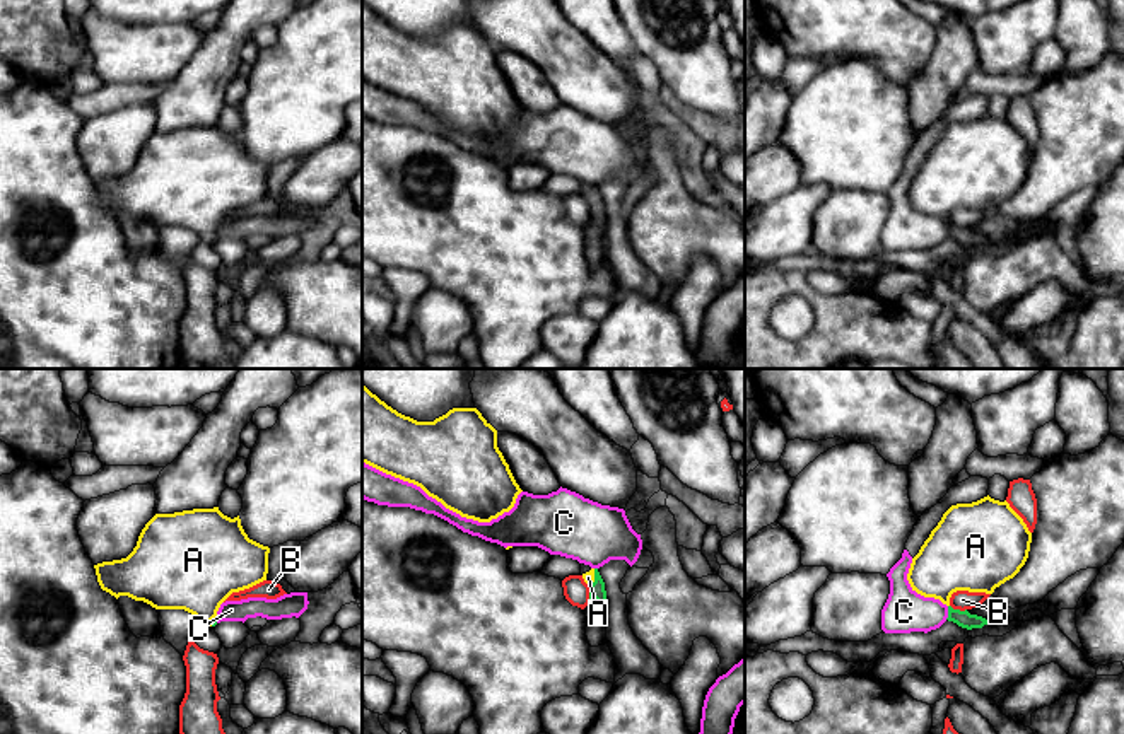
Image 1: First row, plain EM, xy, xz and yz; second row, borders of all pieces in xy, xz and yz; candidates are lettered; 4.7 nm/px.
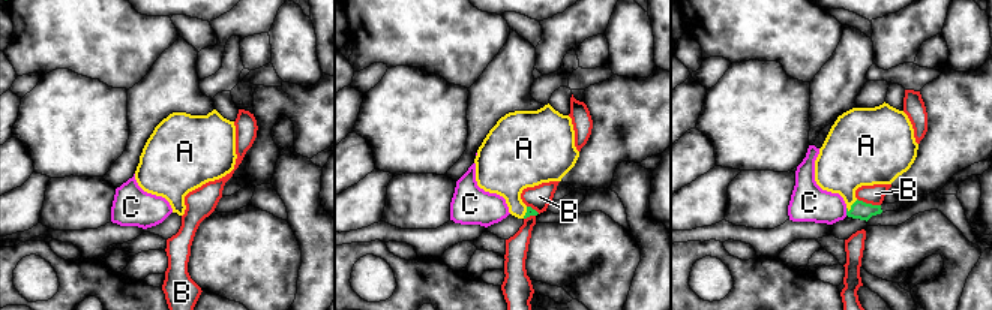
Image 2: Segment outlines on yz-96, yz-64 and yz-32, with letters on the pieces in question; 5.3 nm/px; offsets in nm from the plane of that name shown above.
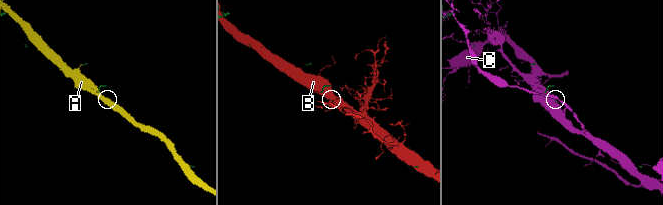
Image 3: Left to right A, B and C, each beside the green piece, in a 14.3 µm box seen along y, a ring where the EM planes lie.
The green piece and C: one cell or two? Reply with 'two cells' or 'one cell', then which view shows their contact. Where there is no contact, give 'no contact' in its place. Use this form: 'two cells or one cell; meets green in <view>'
two cells; meets green in yz

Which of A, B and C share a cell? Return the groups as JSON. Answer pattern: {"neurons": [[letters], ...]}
{"neurons": [["A"], ["B"], ["C"]]}

